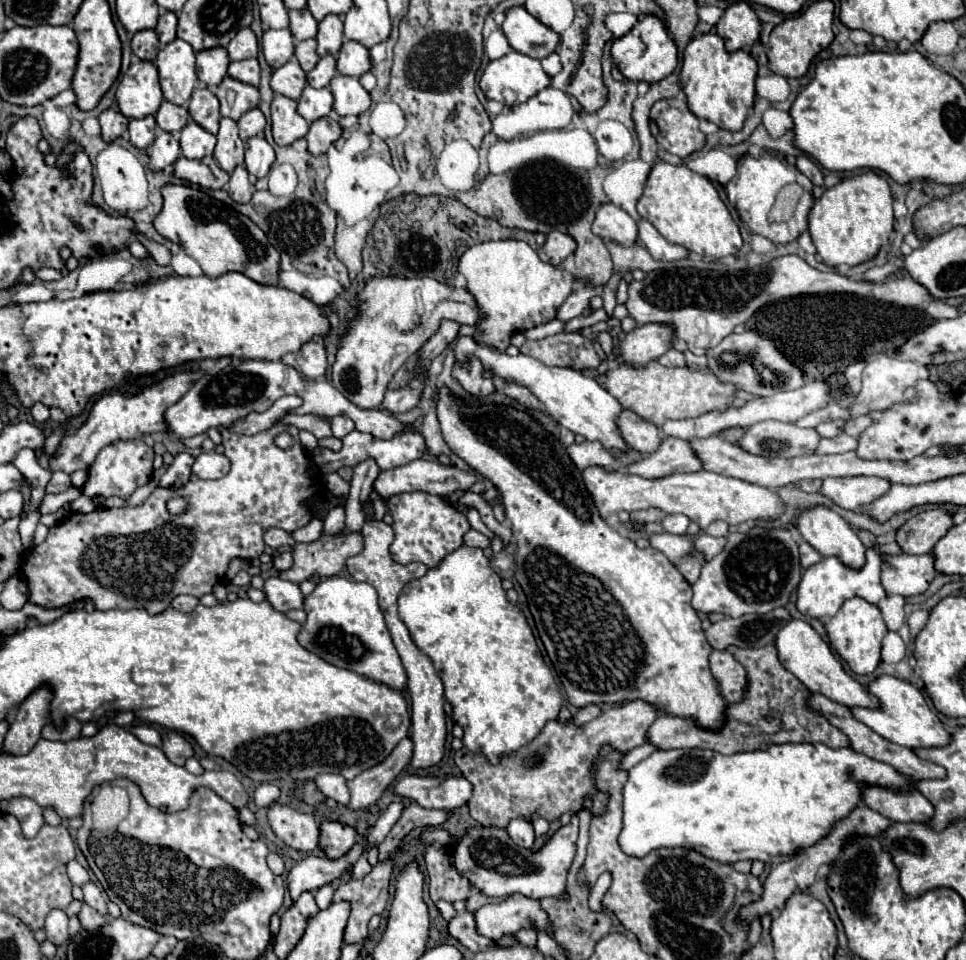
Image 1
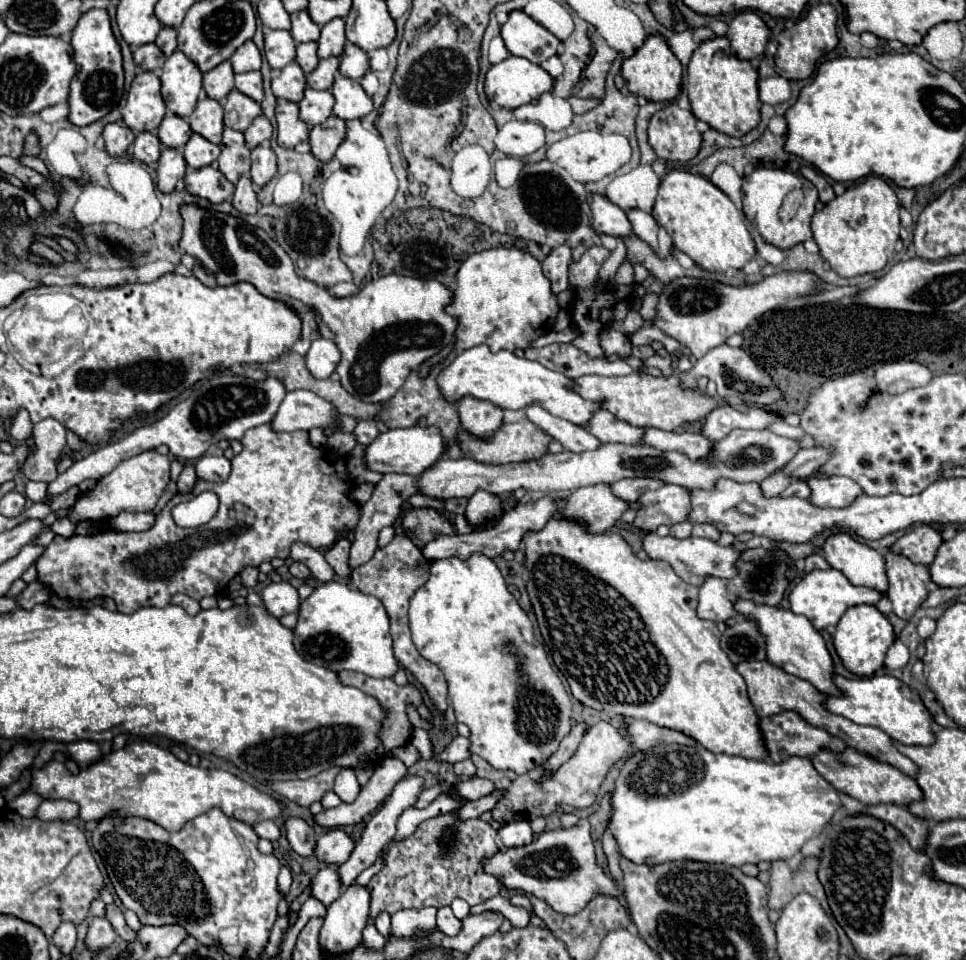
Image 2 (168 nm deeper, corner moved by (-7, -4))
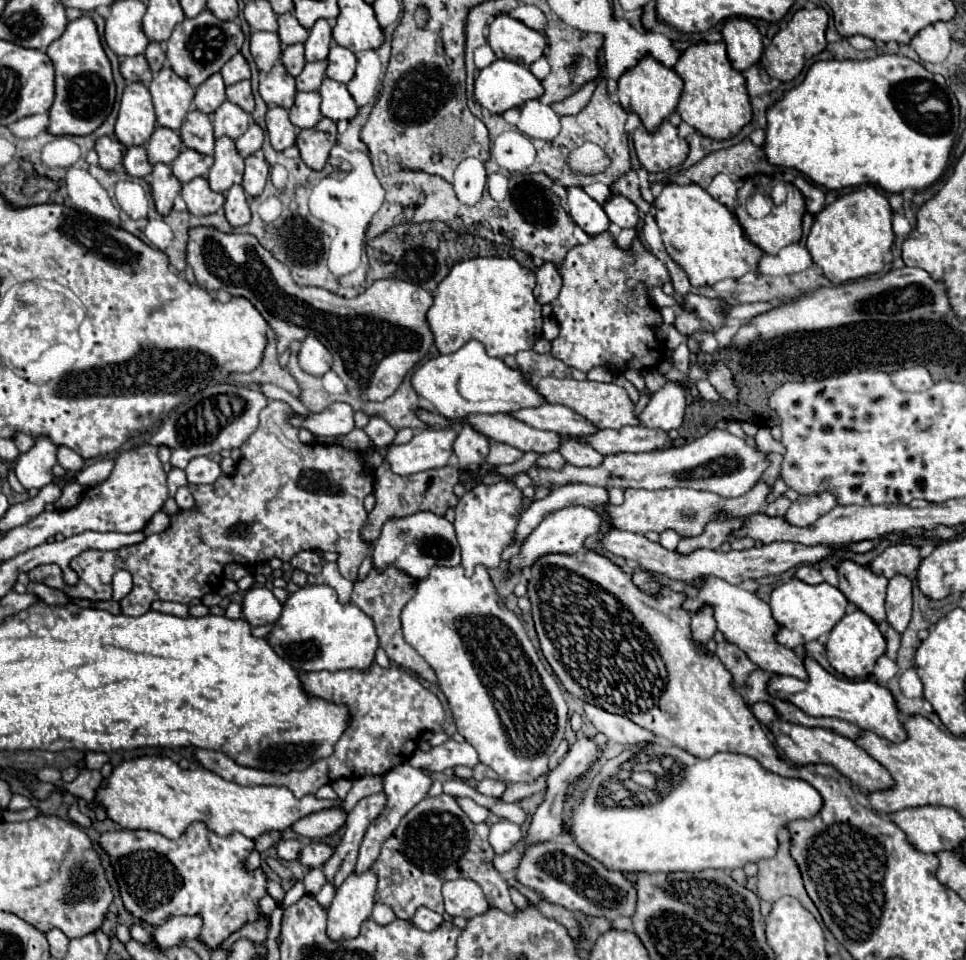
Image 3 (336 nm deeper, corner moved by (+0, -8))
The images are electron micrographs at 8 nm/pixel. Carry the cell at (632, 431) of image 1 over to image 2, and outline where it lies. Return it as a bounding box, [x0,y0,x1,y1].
[586,410,644,444]

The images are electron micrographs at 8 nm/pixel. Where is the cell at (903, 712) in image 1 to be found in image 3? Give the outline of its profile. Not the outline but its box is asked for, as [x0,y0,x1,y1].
[767,656,907,742]

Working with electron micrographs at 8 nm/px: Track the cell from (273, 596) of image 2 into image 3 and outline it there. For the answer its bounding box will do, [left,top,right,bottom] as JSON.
[243,588,281,626]

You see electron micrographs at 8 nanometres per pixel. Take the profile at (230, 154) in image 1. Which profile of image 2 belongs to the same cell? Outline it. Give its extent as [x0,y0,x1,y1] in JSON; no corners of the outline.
[218,128,250,184]

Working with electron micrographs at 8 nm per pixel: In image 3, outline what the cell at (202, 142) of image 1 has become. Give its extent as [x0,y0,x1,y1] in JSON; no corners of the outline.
[171,148,213,182]

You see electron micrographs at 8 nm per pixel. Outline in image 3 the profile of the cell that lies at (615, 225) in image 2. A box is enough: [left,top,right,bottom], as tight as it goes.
[567,188,609,236]

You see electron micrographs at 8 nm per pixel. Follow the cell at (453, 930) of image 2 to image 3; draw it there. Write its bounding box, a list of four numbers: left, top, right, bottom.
[411,908,443,932]

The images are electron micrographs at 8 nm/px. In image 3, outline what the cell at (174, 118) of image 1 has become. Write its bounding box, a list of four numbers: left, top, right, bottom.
[147,126,183,164]

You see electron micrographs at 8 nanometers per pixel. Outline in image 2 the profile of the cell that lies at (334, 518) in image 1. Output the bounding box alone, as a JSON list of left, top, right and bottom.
[326,538,350,576]

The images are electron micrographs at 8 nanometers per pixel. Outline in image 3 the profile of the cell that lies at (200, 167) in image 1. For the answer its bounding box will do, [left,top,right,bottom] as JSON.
[181,178,225,216]

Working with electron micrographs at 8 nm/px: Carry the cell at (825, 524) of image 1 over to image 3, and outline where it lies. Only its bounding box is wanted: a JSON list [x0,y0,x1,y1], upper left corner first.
[837,560,887,624]

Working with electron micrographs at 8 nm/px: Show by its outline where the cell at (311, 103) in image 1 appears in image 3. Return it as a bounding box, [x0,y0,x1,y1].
[289,92,321,128]

